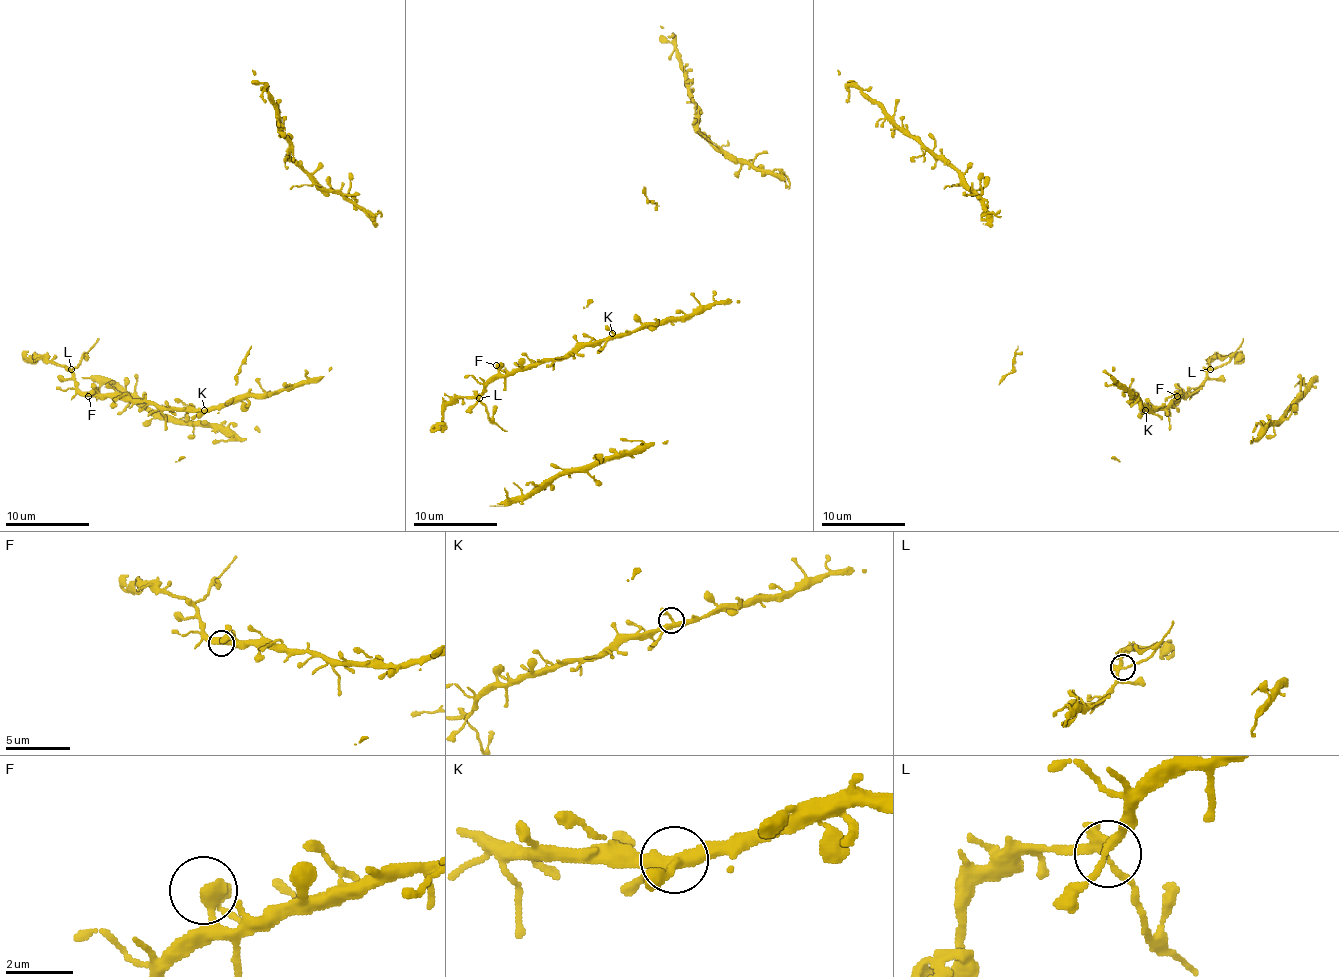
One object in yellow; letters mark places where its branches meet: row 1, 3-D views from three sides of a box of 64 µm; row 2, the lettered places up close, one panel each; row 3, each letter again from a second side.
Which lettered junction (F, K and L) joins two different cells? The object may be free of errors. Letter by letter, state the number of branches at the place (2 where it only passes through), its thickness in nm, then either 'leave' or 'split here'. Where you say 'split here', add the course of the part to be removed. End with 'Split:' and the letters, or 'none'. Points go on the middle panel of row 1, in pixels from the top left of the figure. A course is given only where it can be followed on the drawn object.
F: branches 3; calibre 280 nm; leave
K: branches 3; calibre 320 nm; leave
L: branches 3; calibre 280 nm; split here; course (480, 399), (486, 413), (507, 430)
Split: L

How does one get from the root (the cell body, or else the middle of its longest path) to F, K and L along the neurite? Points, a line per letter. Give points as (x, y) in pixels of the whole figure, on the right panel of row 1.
F: (1135, 396), (1150, 410), (1162, 410), (1177, 396)
K: (1135, 396), (1145, 410)
L: (1135, 396), (1150, 410), (1162, 410), (1175, 398), (1190, 396), (1211, 368)

